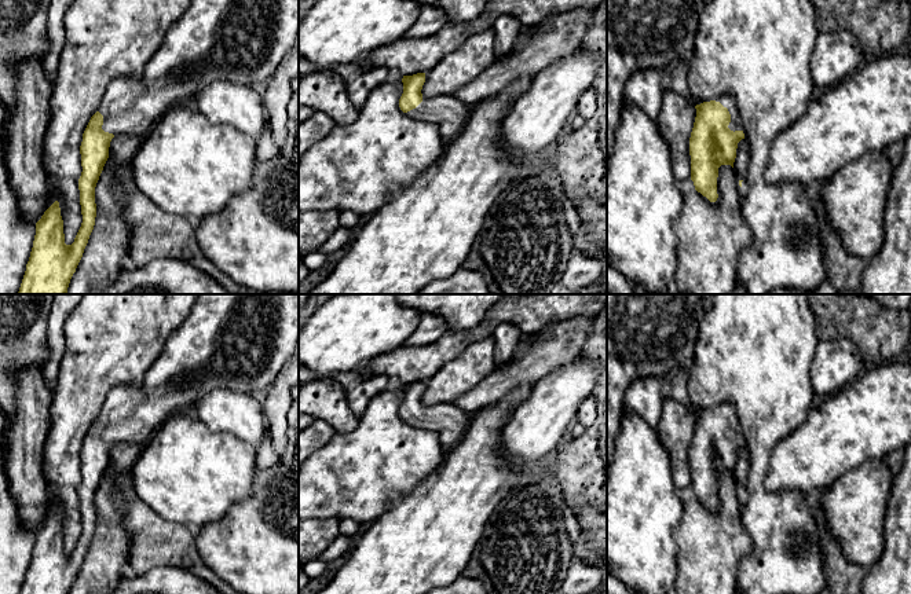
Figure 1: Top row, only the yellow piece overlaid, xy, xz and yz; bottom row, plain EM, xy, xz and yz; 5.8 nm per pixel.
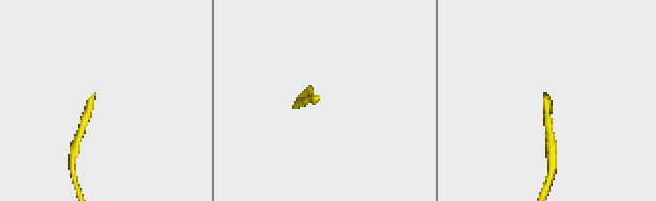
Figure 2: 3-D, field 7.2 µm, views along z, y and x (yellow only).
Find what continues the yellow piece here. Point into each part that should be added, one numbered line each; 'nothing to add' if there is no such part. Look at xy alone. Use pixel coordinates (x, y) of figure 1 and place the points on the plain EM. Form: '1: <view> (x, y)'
1: xy (240, 343)

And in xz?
1: xz (446, 420)

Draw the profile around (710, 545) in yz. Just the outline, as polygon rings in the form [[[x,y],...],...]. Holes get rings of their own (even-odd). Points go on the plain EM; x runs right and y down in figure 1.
[[[731,473],[718,476],[716,510],[695,496],[683,506],[681,520],[674,531],[676,591],[674,594],[735,594],[739,565],[753,551],[753,542],[742,524],[742,495]]]

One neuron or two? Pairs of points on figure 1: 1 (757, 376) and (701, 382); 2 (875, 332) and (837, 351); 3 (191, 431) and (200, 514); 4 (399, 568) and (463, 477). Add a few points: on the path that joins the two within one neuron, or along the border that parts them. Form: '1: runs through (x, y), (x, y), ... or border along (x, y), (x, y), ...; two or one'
1: runs through (743, 376), (714, 377); one
2: border along (820, 340), (848, 338), (859, 349), (864, 369); two
3: runs through (191, 451), (191, 475), (198, 494); one
4: runs through (416, 546), (441, 521), (457, 499); one

